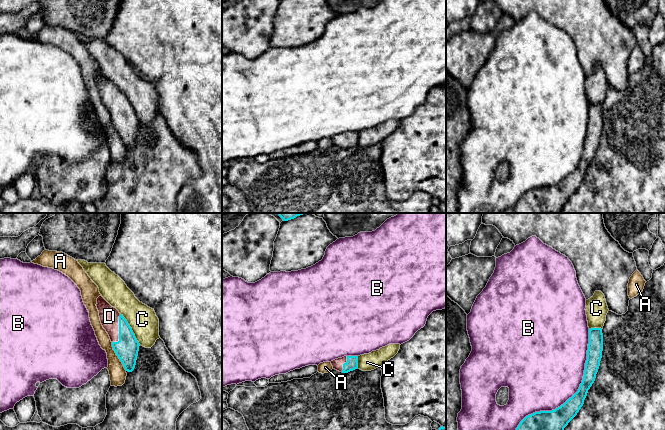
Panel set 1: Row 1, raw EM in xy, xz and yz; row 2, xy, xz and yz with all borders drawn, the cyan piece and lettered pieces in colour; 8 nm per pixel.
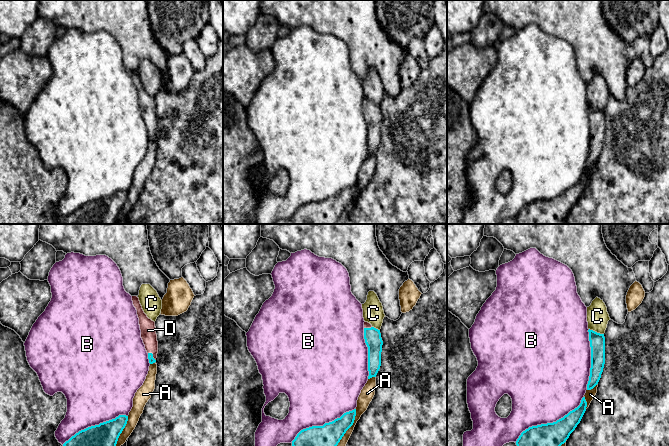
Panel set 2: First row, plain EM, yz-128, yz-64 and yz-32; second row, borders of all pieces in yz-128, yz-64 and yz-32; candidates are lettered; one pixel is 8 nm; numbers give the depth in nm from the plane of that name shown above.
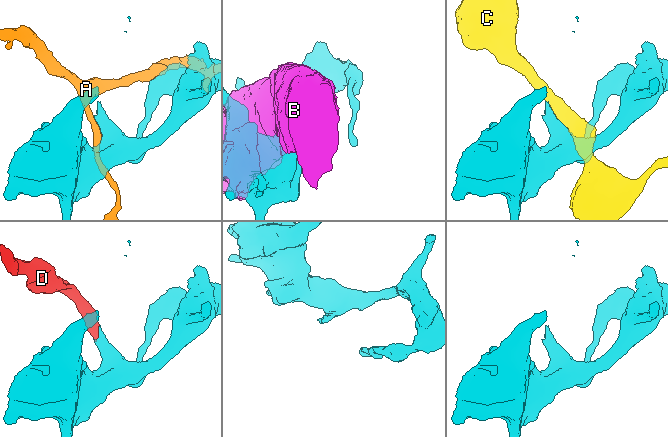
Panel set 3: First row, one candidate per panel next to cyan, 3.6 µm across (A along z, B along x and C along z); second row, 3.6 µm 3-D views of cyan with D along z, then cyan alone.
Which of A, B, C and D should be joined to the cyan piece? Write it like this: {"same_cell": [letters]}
{"same_cell": ["D"]}

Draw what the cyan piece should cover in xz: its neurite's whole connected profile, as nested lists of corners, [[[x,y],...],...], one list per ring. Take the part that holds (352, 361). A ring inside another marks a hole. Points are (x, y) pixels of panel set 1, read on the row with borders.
[[[344,356],[331,361],[333,369],[348,373],[358,368],[358,356]]]

